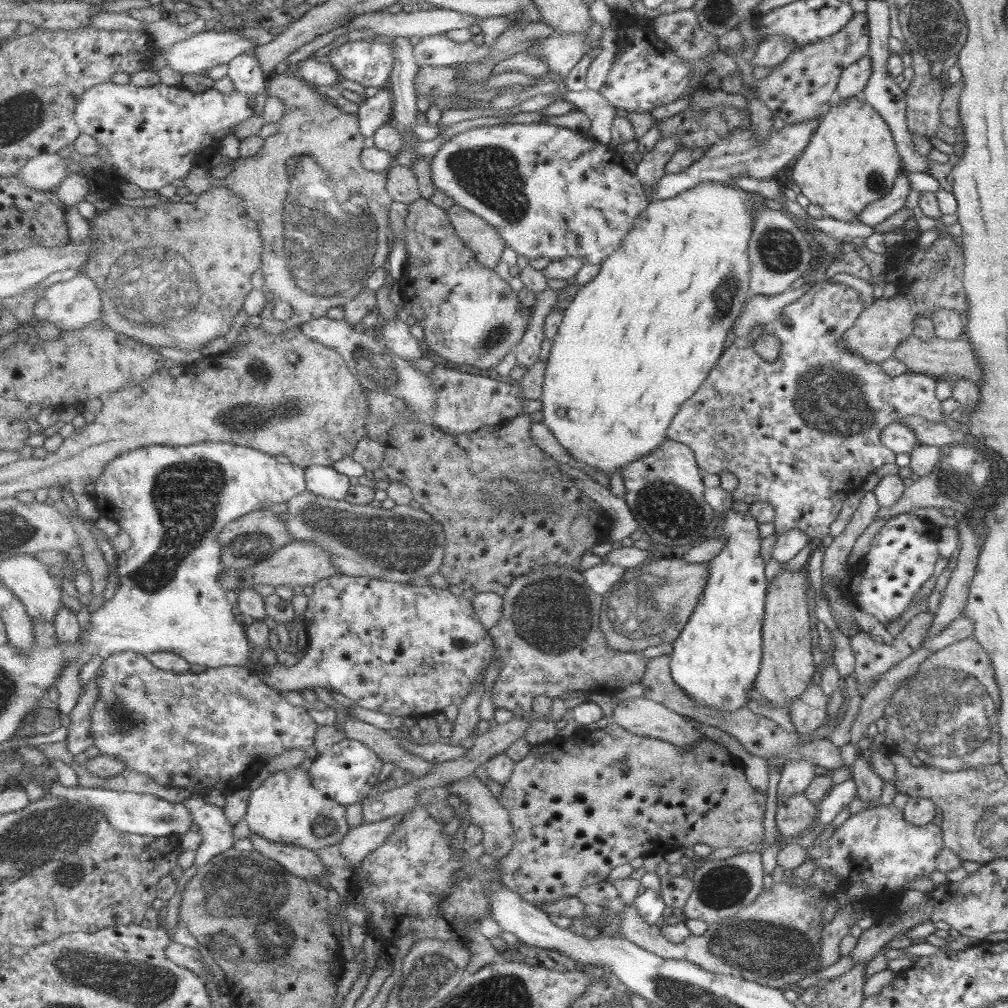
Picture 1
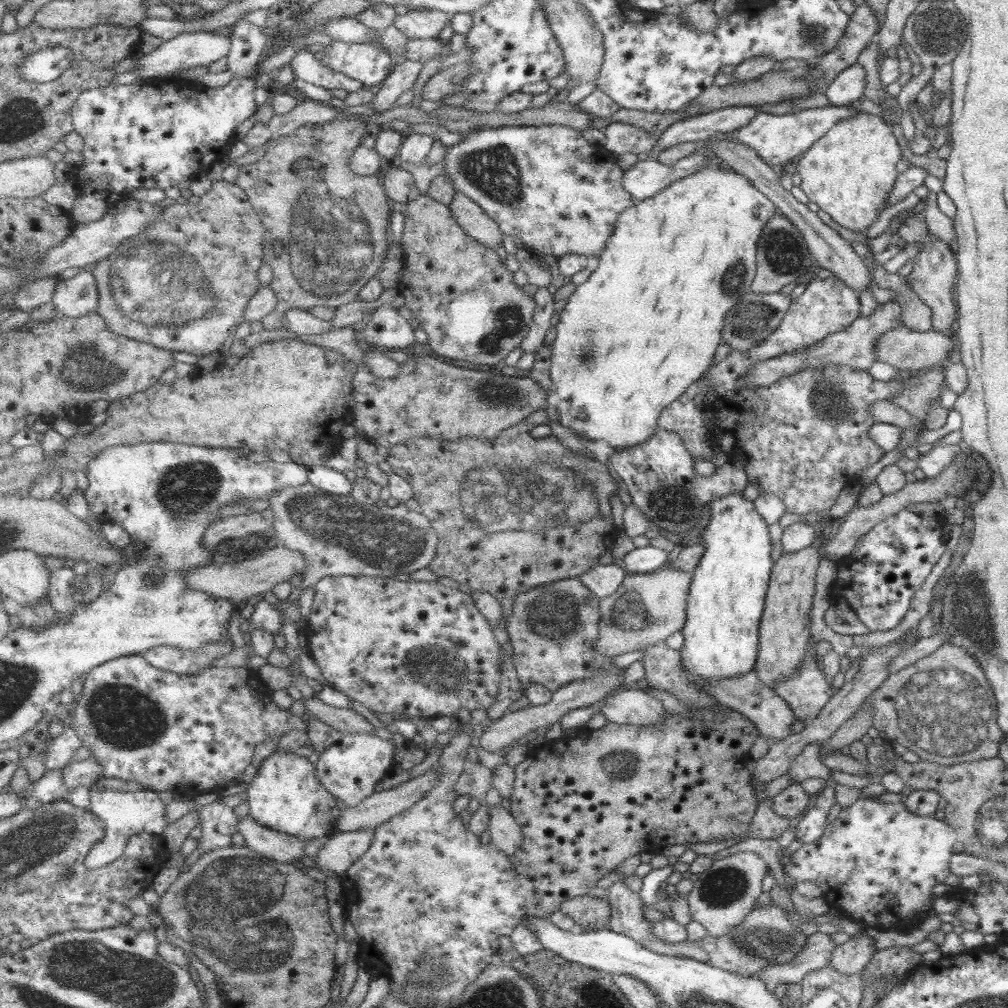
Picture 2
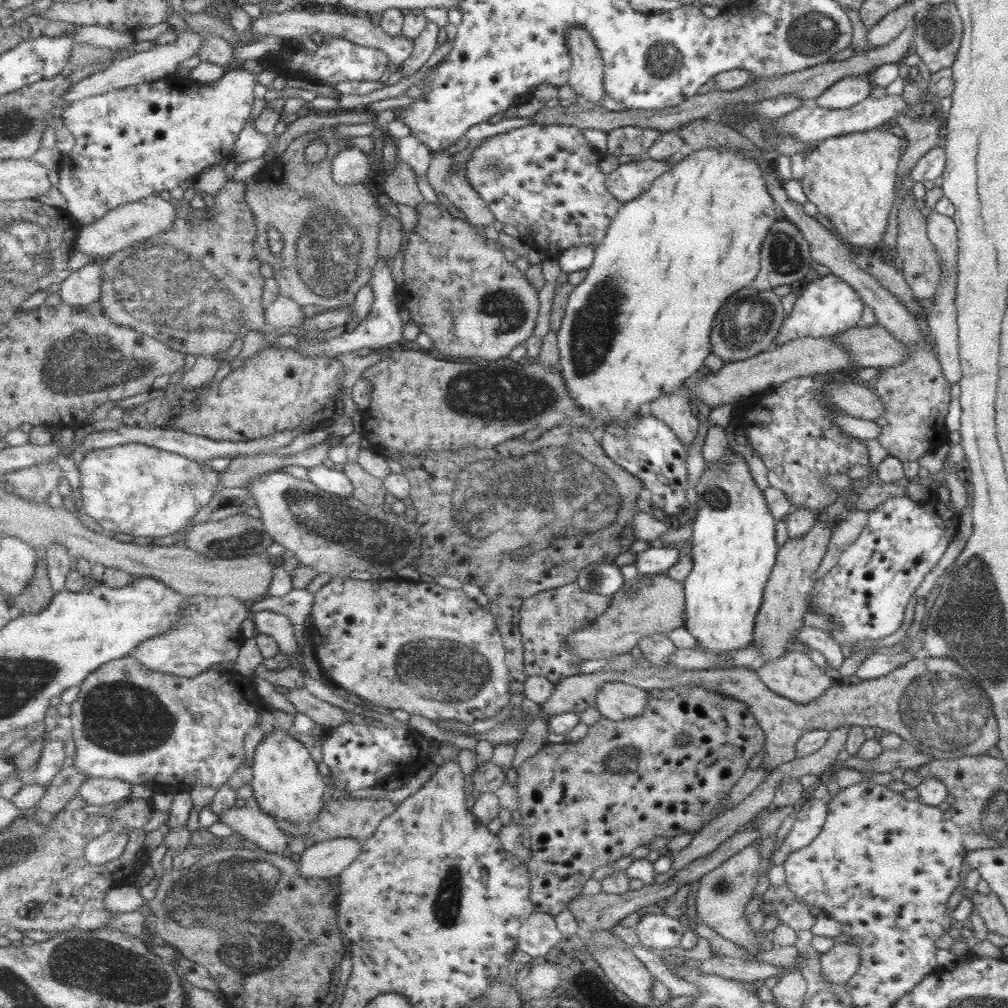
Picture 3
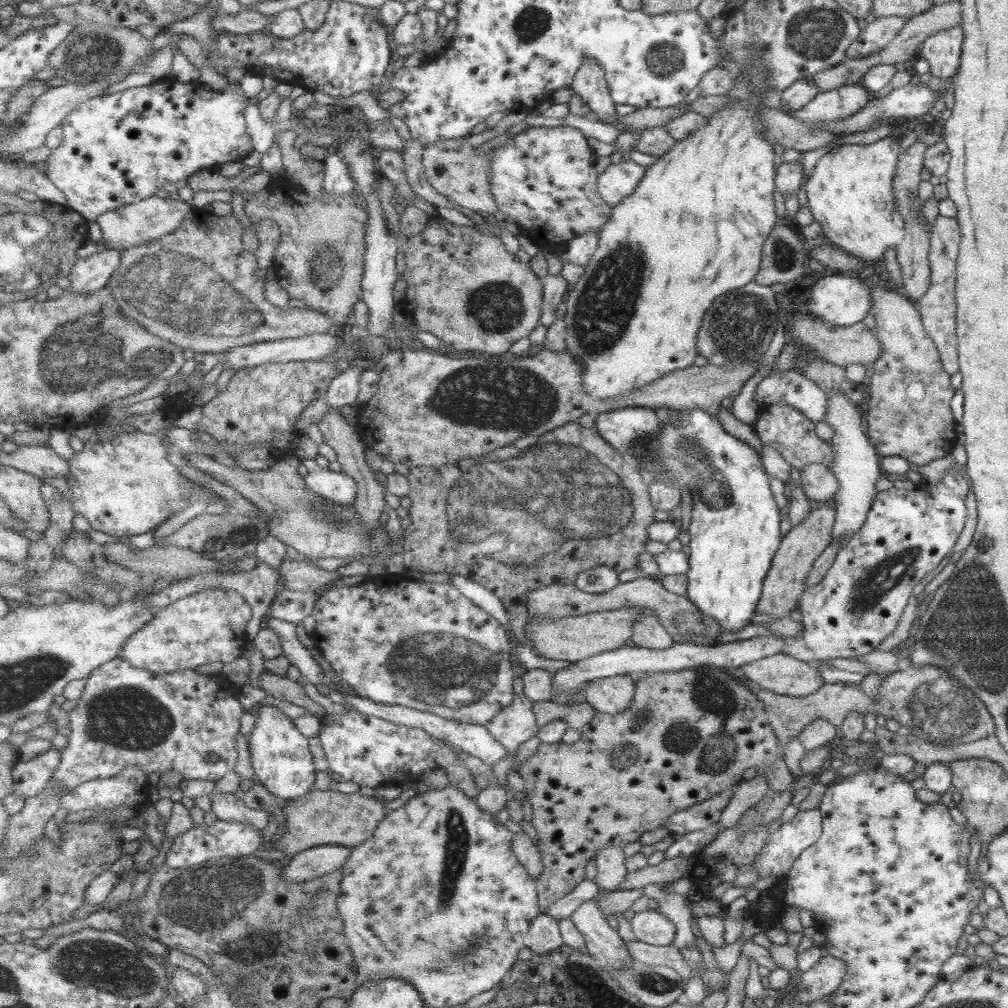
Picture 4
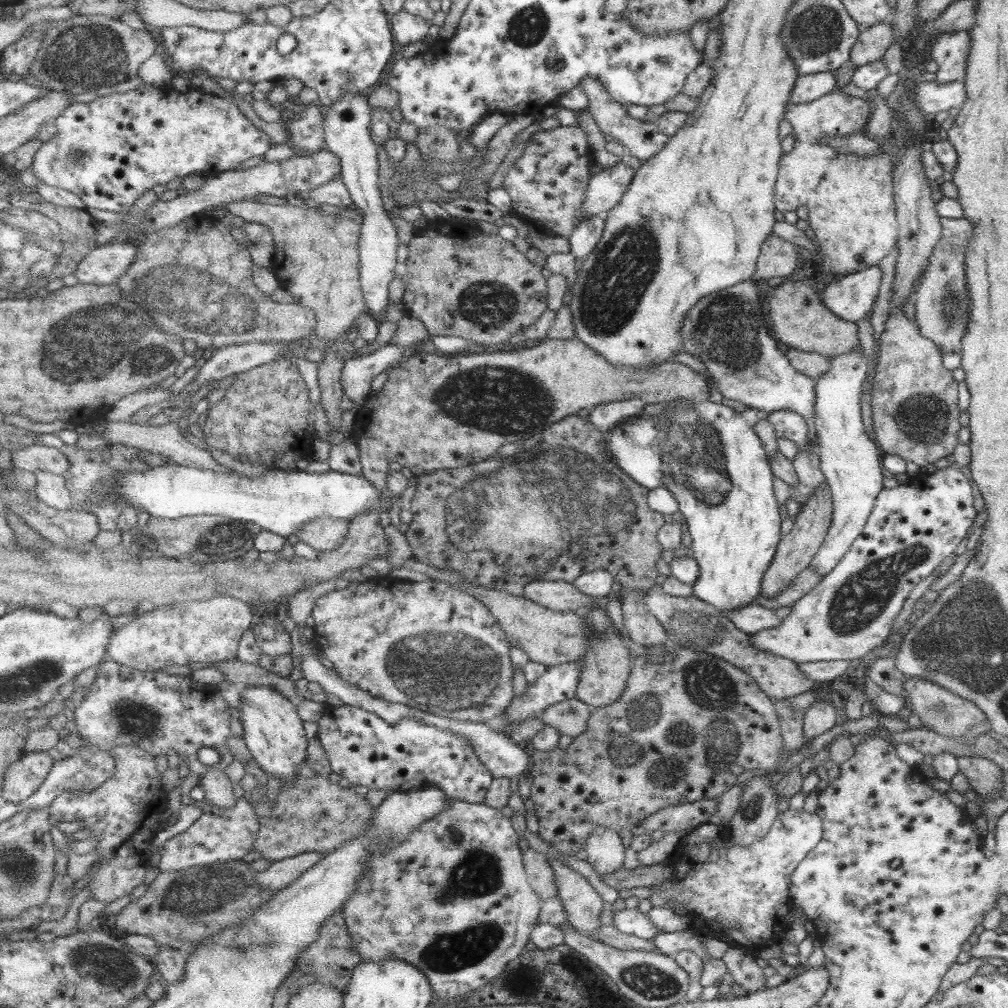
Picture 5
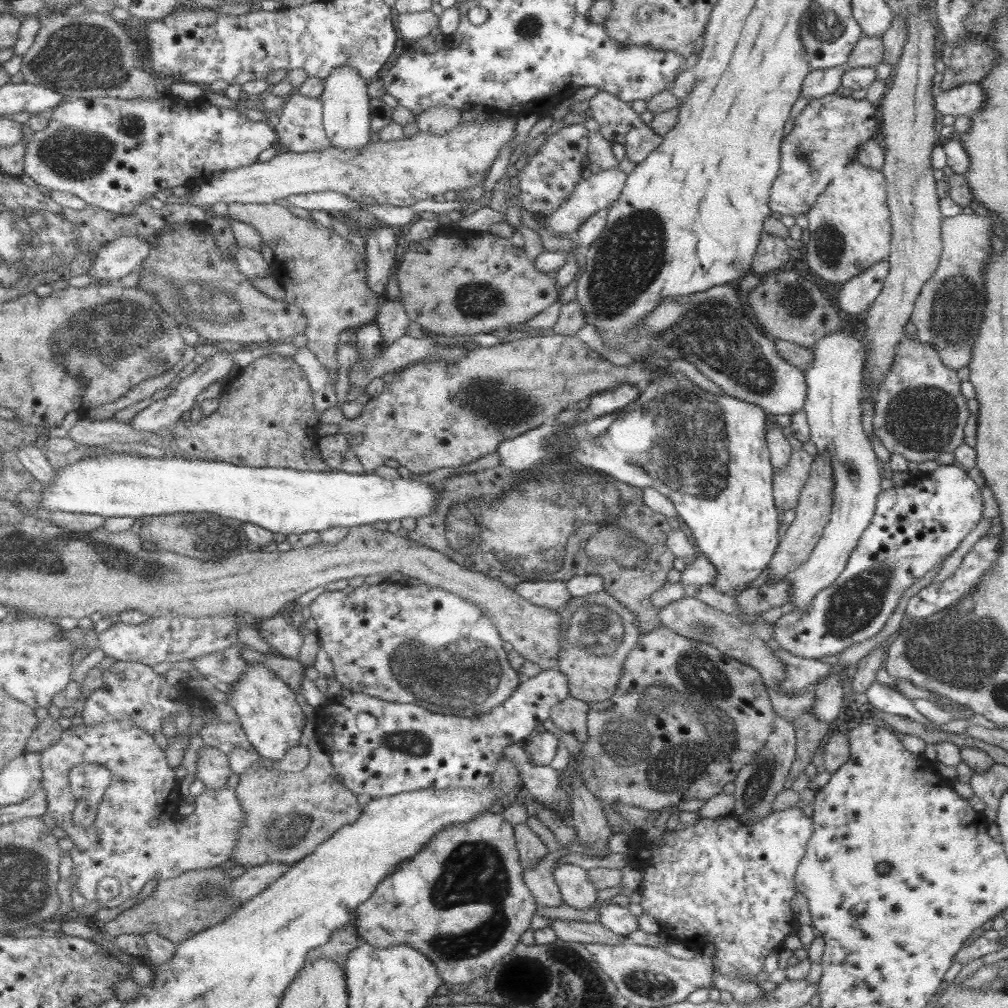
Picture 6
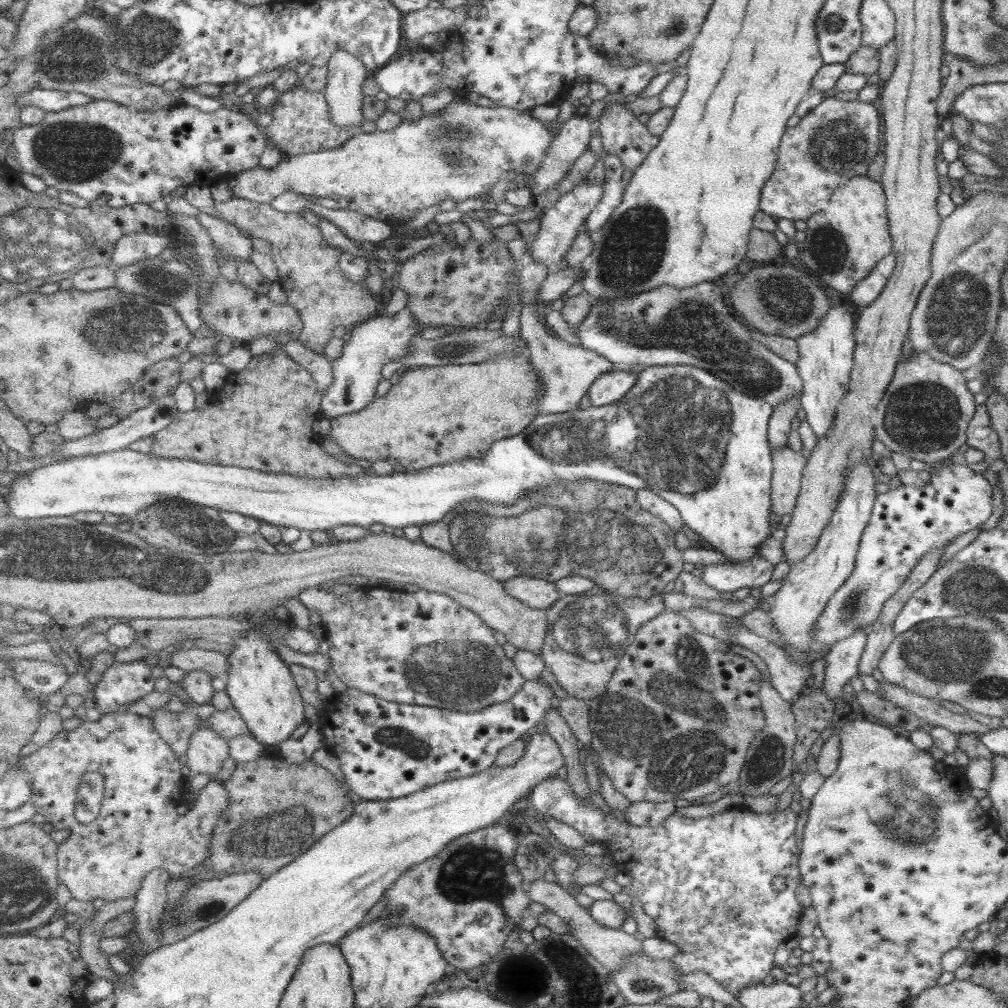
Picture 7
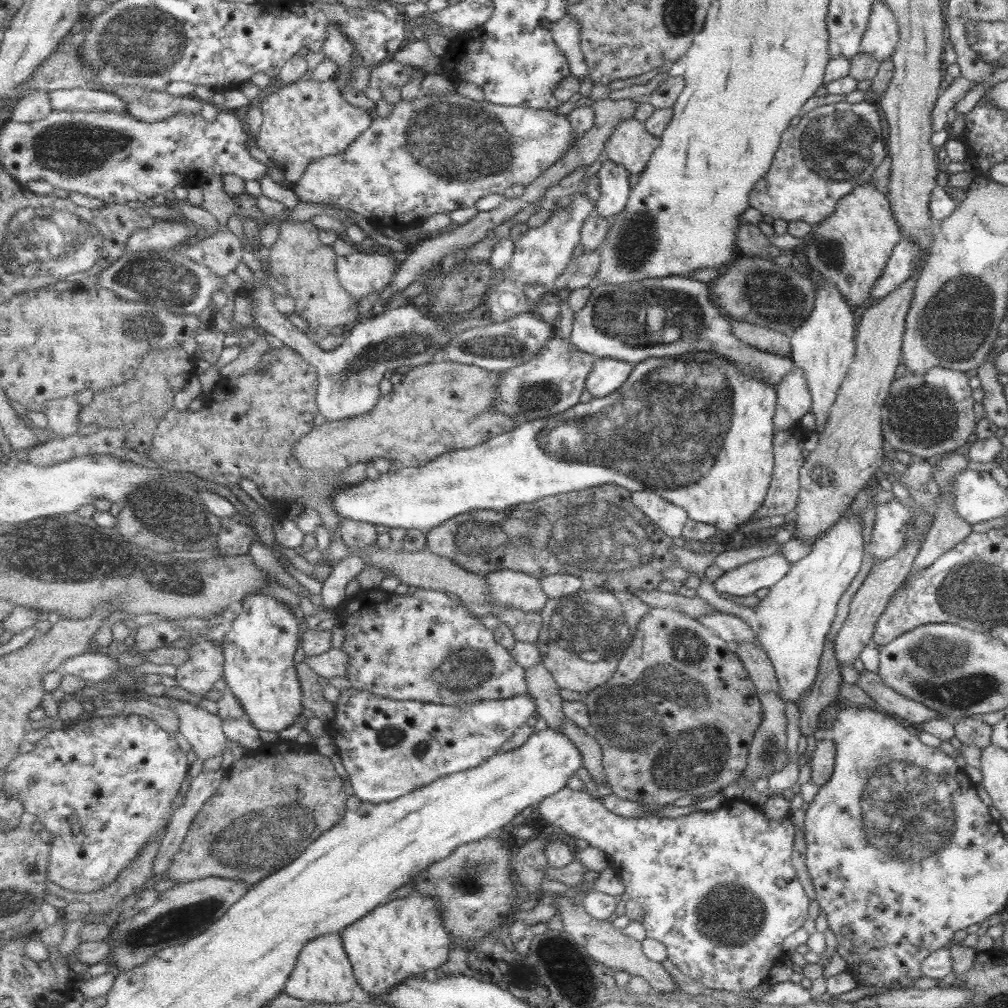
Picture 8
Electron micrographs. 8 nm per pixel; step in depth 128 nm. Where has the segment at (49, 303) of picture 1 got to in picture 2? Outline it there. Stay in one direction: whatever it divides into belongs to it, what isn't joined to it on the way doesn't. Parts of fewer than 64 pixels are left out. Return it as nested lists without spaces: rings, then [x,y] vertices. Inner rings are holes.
[[[93,268],[80,270],[74,277],[59,281],[52,301],[59,315],[71,318],[97,311],[100,294]]]

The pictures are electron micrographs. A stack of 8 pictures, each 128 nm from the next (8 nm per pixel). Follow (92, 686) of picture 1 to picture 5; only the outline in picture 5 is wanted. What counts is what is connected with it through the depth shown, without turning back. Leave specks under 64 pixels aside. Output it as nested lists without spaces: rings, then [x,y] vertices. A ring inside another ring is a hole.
[[[24,752],[17,763],[10,766],[7,771],[7,776],[3,779],[3,794],[2,797],[13,804],[22,803],[29,798],[37,789],[45,782],[48,774],[53,768],[53,758],[46,752]]]

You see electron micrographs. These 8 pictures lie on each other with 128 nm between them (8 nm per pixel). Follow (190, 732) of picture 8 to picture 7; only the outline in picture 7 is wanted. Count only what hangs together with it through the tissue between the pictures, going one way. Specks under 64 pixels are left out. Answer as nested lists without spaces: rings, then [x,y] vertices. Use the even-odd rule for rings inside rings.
[[[201,725],[191,739],[191,748],[187,751],[187,766],[191,773],[205,773],[211,778],[221,772],[223,763],[230,757],[230,744],[211,726]]]

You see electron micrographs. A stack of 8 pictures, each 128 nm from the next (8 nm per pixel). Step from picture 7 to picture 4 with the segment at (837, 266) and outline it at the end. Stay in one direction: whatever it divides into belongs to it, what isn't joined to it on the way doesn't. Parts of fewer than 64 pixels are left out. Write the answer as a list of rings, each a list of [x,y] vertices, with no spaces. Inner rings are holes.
[[[895,132],[872,144],[835,146],[816,161],[808,177],[808,184],[803,186],[807,199],[805,205],[811,211],[813,220],[821,226],[824,242],[834,244],[843,252],[869,264],[880,260],[885,249],[896,245],[901,238],[900,230],[891,219],[894,206],[891,182],[900,150],[898,141],[899,132]]]

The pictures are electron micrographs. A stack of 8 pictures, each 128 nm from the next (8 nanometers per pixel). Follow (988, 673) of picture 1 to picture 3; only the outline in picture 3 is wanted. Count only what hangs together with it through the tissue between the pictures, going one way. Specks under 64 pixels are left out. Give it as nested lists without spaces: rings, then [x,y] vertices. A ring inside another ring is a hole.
[[[919,654],[913,656],[904,665],[888,672],[885,676],[860,681],[852,679],[845,681],[843,684],[829,685],[823,693],[819,694],[819,697],[815,697],[815,699],[811,699],[807,703],[796,703],[771,692],[757,678],[753,665],[724,669],[685,670],[685,668],[671,666],[659,668],[657,665],[648,666],[644,664],[643,666],[639,666],[639,668],[631,668],[627,672],[610,674],[604,670],[600,670],[595,673],[577,674],[563,678],[556,684],[551,698],[547,702],[544,702],[542,707],[543,711],[547,713],[547,718],[551,718],[553,715],[562,712],[573,712],[580,715],[587,708],[596,706],[599,689],[610,678],[615,681],[635,685],[646,691],[650,691],[651,689],[668,689],[678,687],[679,685],[701,685],[701,687],[705,687],[709,691],[715,691],[715,693],[721,693],[721,695],[727,695],[733,697],[733,699],[743,701],[750,708],[750,711],[754,713],[765,737],[765,755],[762,760],[762,764],[765,766],[763,767],[763,772],[765,772],[763,779],[765,779],[779,764],[783,764],[783,762],[792,760],[795,757],[794,744],[803,732],[813,729],[830,731],[839,726],[848,726],[850,724],[857,724],[862,727],[869,726],[876,731],[884,730],[887,731],[887,734],[893,732],[893,734],[900,736],[903,741],[907,741],[921,753],[931,756],[931,760],[990,754],[990,750],[996,748],[997,744],[997,723],[991,710],[991,703],[985,692],[981,688],[977,688],[977,684],[973,686],[973,681],[968,678],[969,676],[959,664],[955,664],[955,660],[949,660],[945,656],[943,658],[929,658]]]

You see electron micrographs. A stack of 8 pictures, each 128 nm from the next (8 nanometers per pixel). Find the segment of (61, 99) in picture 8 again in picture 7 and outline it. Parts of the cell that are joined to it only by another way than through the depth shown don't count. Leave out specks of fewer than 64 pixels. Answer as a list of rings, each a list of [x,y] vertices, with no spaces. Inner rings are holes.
[[[33,88],[31,92],[17,98],[20,108],[23,105],[35,105],[47,112],[59,112],[73,106],[85,106],[95,102],[96,98],[81,92],[65,92],[63,90],[45,90],[45,88]]]

